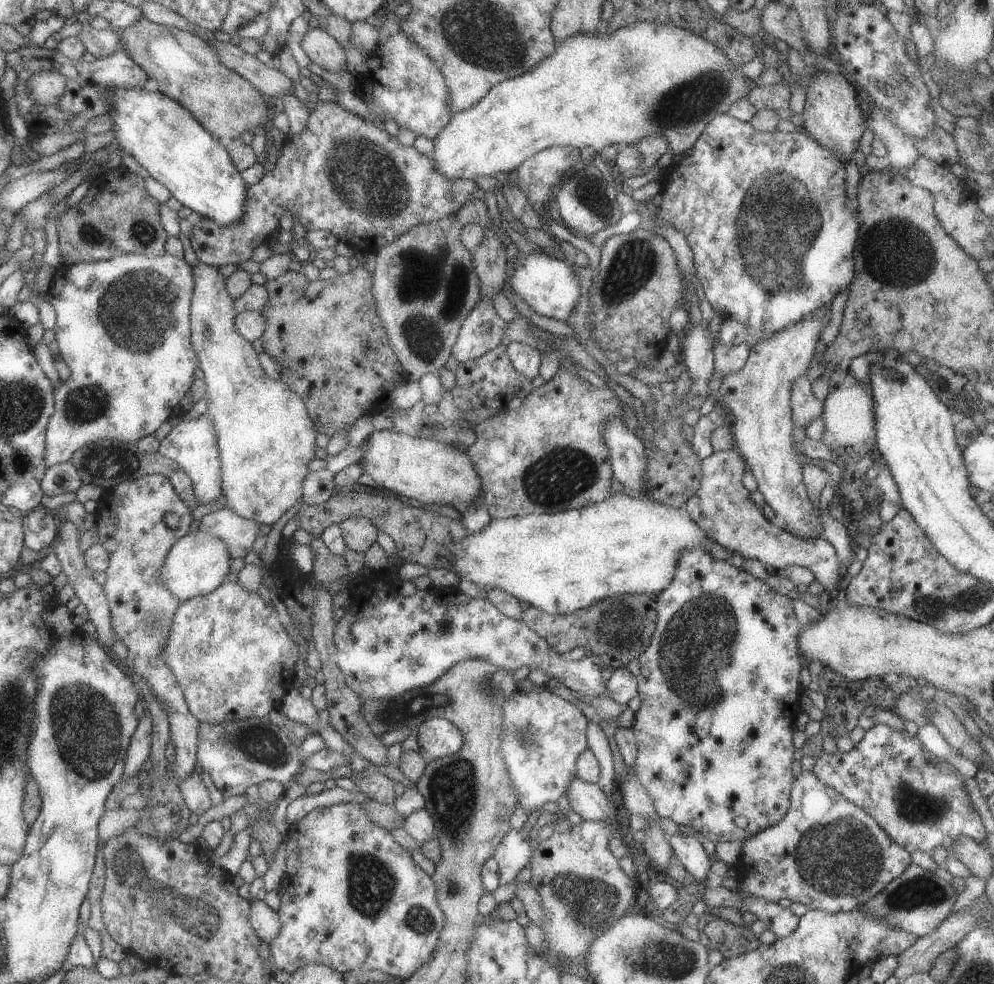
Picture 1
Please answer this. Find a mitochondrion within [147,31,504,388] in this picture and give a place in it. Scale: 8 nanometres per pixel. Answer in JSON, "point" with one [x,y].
{"point":[435,279]}

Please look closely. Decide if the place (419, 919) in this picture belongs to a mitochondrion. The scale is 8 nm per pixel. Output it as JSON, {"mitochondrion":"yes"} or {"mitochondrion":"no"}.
{"mitochondrion":"yes"}

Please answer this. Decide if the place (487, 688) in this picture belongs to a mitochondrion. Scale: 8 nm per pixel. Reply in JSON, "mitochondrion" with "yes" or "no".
{"mitochondrion":"yes"}

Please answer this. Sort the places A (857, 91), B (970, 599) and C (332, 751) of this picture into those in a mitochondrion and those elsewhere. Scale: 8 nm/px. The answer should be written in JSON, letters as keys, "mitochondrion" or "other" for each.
{"A":"other","B":"mitochondrion","C":"other"}

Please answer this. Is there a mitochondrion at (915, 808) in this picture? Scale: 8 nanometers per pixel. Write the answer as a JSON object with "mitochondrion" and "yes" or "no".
{"mitochondrion":"yes"}

